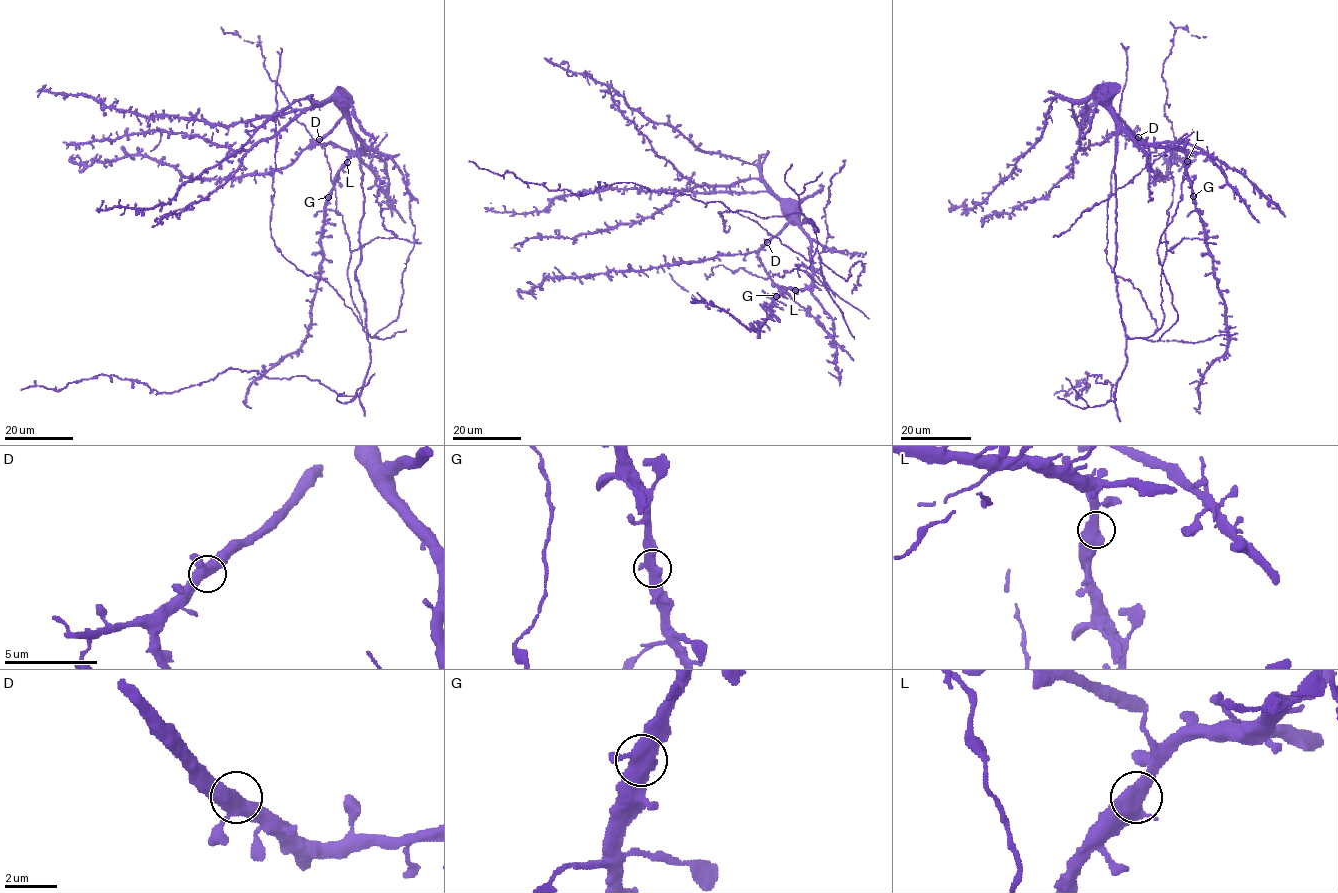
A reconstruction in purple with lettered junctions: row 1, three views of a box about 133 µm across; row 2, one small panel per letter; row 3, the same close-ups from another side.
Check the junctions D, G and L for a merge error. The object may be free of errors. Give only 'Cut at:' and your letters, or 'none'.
Cut at: none

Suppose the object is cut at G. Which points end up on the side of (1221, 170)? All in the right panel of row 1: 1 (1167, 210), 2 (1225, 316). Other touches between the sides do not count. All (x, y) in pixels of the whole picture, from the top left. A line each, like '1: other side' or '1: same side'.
1: same side
2: other side

